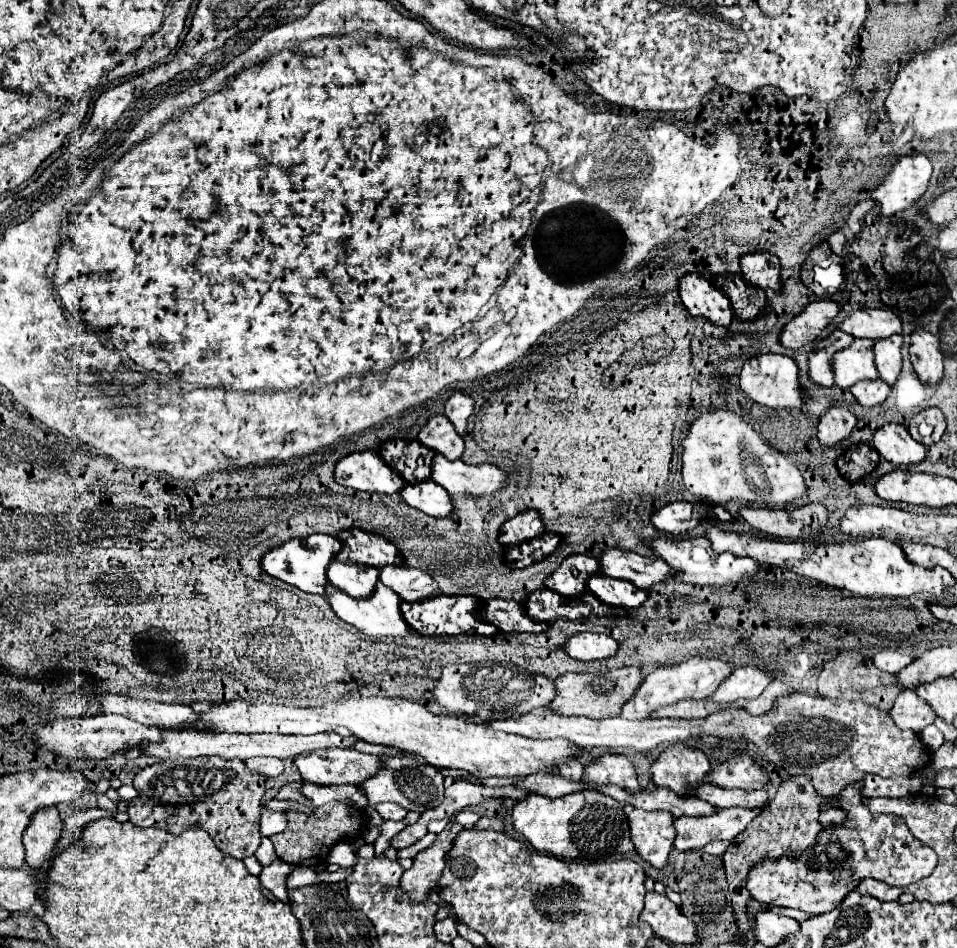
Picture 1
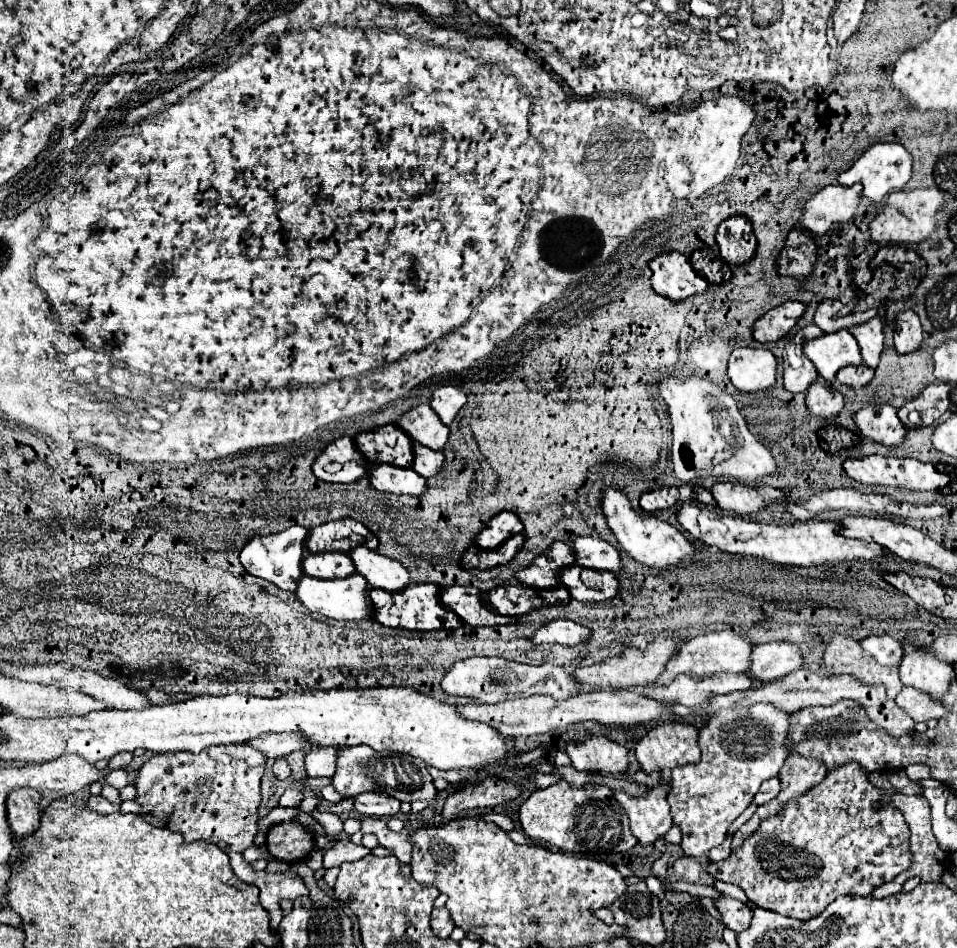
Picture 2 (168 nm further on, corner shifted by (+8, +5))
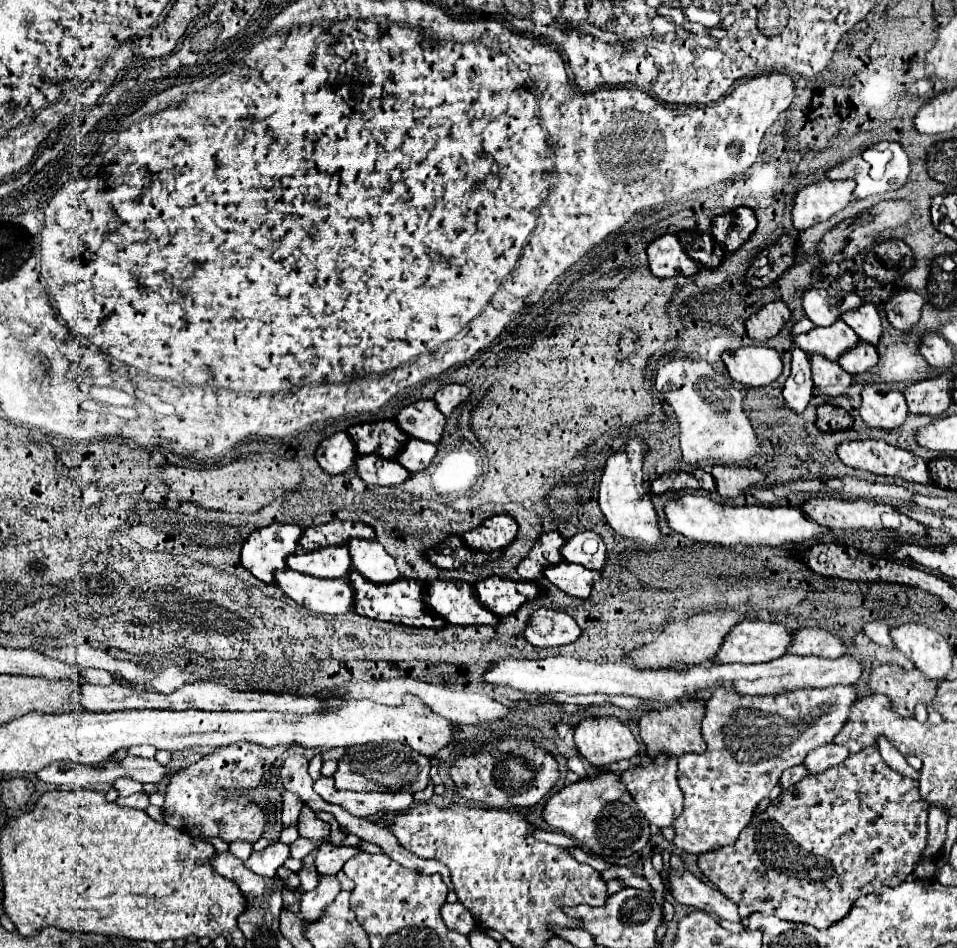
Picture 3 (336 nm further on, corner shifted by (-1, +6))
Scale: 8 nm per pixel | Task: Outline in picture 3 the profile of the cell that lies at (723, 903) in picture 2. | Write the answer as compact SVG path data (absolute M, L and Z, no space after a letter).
M670 868L668 870L668 886L670 886L670 894L674 896L674 900L678 904L716 914L722 920L740 922L736 904L732 900L728 900L726 896L722 896L712 886L704 884L692 872Z

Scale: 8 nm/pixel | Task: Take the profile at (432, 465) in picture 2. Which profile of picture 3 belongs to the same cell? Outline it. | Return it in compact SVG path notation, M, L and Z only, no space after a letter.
M410 438L408 446L404 446L404 450L400 452L400 458L396 458L396 460L408 472L418 472L418 470L428 468L428 464L432 462L434 454L436 454L436 446L434 444Z

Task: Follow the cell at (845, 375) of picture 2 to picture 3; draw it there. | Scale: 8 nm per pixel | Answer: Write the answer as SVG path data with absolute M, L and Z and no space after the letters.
M858 342L856 348L844 352L838 360L838 364L850 374L860 374L872 368L876 362L878 362L878 354L870 342Z

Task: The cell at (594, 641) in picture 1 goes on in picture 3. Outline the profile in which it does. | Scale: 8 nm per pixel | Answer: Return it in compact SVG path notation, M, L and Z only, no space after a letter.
M538 608L536 612L530 614L530 620L522 636L532 646L548 648L548 646L562 646L574 642L580 636L580 628L574 622L574 618L568 616L566 612Z

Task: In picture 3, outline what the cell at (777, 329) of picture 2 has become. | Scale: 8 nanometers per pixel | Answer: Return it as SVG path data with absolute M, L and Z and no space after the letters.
M782 300L770 302L762 306L756 314L752 314L752 318L748 318L746 334L752 340L774 338L780 332L780 328L788 322L788 318L790 318L790 310Z

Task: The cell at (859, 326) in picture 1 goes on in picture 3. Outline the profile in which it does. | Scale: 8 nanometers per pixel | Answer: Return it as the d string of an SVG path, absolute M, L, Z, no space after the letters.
M810 288L802 296L802 310L816 326L830 326L840 318L842 312L854 310L862 304L862 298L858 294L846 294L844 298L828 296L826 290Z

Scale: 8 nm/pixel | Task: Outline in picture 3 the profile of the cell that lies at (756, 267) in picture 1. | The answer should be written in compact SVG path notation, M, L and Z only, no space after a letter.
M740 206L732 212L720 214L712 220L714 238L726 246L728 252L736 252L756 230L756 216L750 208Z

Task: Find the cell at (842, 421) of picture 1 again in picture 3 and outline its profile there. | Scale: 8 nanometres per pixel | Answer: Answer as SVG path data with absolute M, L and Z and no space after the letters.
M808 354L808 358L812 366L812 380L820 394L836 398L852 384L852 376L838 362L828 362L822 354Z

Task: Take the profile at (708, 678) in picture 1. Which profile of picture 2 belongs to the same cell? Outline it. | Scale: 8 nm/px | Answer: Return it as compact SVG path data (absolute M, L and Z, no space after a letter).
M733 631L707 633L701 637L695 637L695 639L687 641L685 645L681 645L679 651L675 651L675 655L667 661L663 675L659 675L659 679L655 679L655 683L651 687L663 687L663 683L671 683L671 679L675 679L677 675L691 675L695 679L707 679L707 675L717 675L719 671L743 673L751 663L751 659L749 659L751 647L753 645L745 637L735 635Z

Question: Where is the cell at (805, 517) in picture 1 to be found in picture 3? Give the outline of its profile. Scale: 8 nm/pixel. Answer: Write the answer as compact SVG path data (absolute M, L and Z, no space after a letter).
M712 466L712 476L722 498L736 498L756 482L758 470L746 466Z

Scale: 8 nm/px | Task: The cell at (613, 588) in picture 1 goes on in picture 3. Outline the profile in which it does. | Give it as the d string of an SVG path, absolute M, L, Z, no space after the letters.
M560 562L556 566L548 566L544 570L544 578L550 580L556 588L564 590L568 596L574 598L588 598L592 584L600 578L598 570L588 570L584 566Z

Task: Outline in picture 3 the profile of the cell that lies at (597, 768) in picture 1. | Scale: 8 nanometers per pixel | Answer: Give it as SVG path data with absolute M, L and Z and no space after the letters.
M588 716L574 730L578 752L594 766L606 766L638 754L630 728L612 716Z

